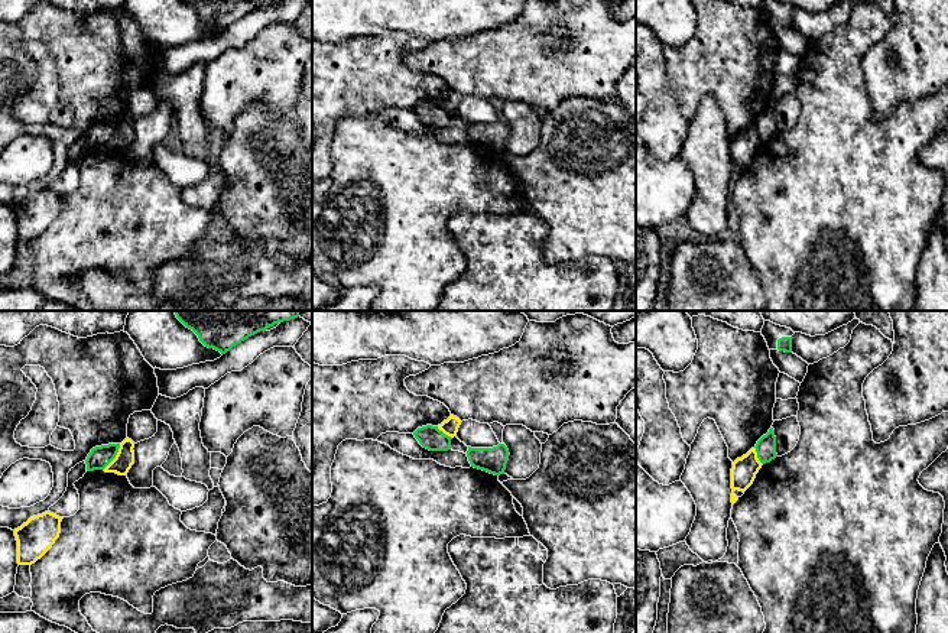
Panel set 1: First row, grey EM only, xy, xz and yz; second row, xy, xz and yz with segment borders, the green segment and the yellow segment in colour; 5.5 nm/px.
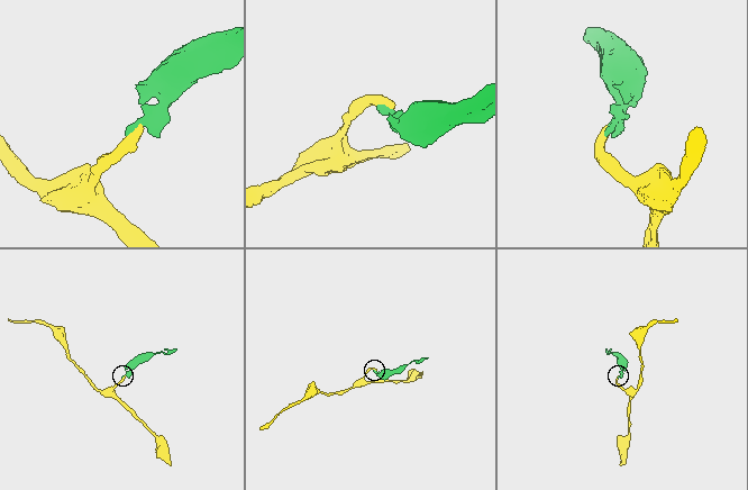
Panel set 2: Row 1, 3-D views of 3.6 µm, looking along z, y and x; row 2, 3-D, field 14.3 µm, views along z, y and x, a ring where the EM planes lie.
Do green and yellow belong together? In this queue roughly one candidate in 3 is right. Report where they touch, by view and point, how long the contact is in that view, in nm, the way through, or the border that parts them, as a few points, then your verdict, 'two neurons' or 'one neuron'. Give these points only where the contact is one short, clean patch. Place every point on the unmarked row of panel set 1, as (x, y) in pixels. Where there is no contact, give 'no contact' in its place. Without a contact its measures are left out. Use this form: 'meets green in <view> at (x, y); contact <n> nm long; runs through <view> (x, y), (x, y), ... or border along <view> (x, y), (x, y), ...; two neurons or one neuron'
meets green in xy at (114, 133); contact 170 nm long; border along xy (120, 120), (116, 132), (103, 145); two neurons

